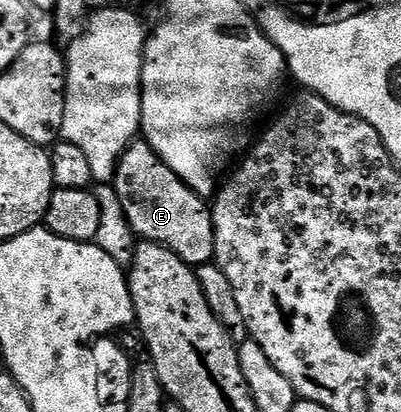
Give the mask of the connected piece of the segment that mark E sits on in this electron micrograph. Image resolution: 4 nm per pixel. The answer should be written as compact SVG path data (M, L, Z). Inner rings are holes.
M136 139L122 152L114 172L113 187L135 238L168 247L191 267L214 261L214 214L211 206L198 193L193 193L156 155L144 139Z

